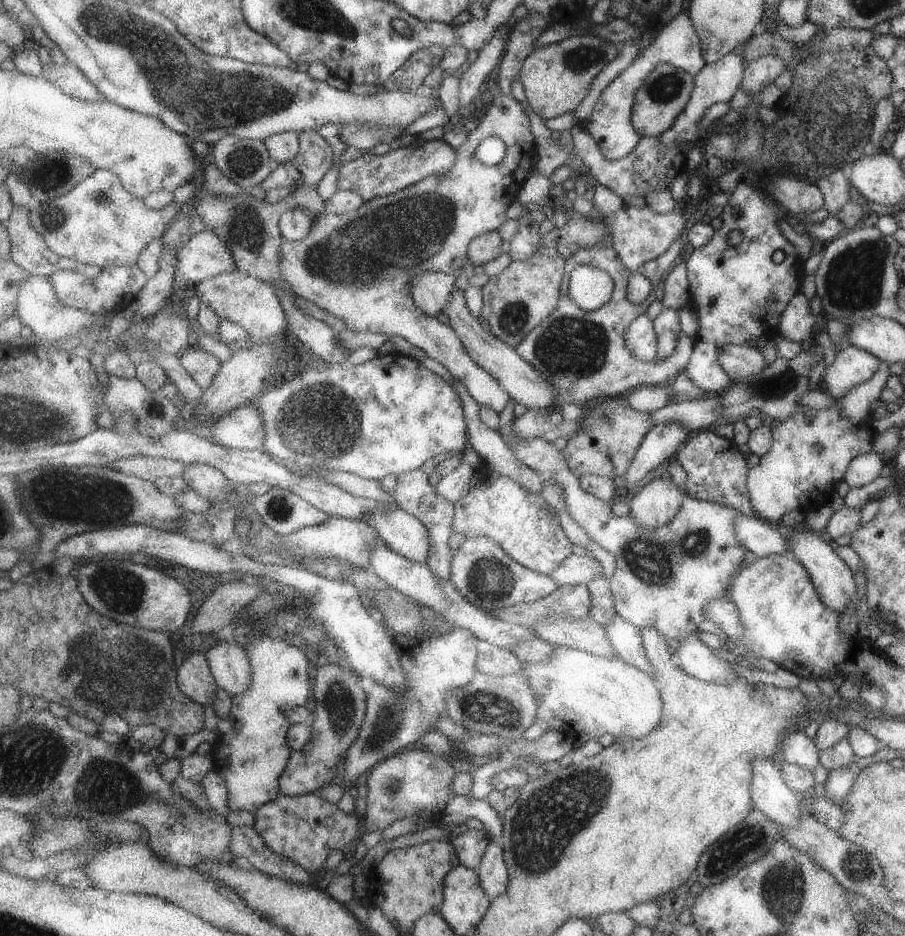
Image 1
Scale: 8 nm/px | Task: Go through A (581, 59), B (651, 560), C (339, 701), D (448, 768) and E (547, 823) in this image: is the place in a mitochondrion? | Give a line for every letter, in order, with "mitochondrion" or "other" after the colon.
A: mitochondrion
B: mitochondrion
C: mitochondrion
D: other
E: mitochondrion

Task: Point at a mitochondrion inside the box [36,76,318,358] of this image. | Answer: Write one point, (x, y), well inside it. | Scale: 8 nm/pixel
(245, 229)

